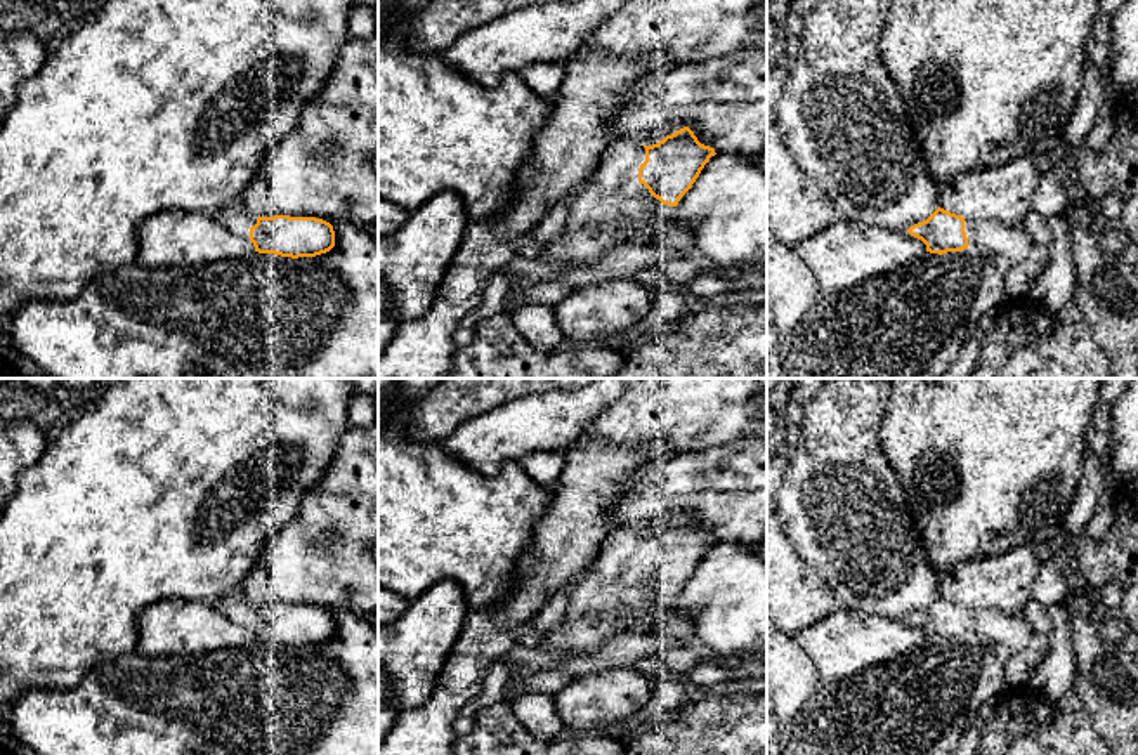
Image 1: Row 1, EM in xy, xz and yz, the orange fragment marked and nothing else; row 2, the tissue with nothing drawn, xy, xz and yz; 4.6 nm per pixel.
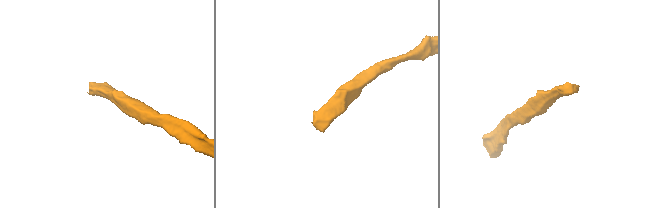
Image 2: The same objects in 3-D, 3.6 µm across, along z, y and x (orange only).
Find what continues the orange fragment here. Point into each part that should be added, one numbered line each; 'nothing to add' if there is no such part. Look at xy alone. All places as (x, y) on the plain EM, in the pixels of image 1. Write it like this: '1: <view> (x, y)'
1: xy (233, 606)

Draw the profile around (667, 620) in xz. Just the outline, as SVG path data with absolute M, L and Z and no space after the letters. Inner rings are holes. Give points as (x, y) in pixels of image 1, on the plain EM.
M663 594L659 606L649 607L642 614L631 614L625 632L651 634L673 640L677 646L687 646L696 640L692 616L696 611L682 613L677 606L677 595Z

